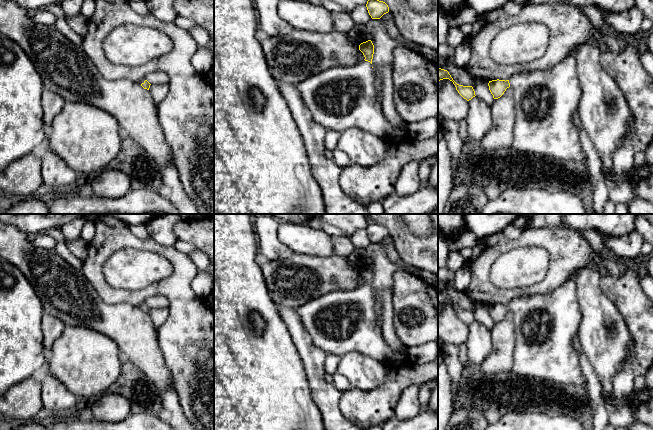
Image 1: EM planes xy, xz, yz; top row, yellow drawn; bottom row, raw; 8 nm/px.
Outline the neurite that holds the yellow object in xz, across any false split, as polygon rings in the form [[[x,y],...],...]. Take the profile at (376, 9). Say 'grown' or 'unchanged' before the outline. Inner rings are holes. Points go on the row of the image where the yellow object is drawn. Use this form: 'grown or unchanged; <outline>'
unchanged; [[[368,0],[366,7],[372,19],[380,19],[384,14],[389,12],[388,5],[379,0]]]

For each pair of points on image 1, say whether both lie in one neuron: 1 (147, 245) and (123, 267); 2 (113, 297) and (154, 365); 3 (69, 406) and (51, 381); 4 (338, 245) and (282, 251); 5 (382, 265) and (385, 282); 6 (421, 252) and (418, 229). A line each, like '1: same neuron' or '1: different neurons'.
1: different neurons
2: different neurons
3: same neuron
4: different neurons
5: same neuron
6: different neurons

